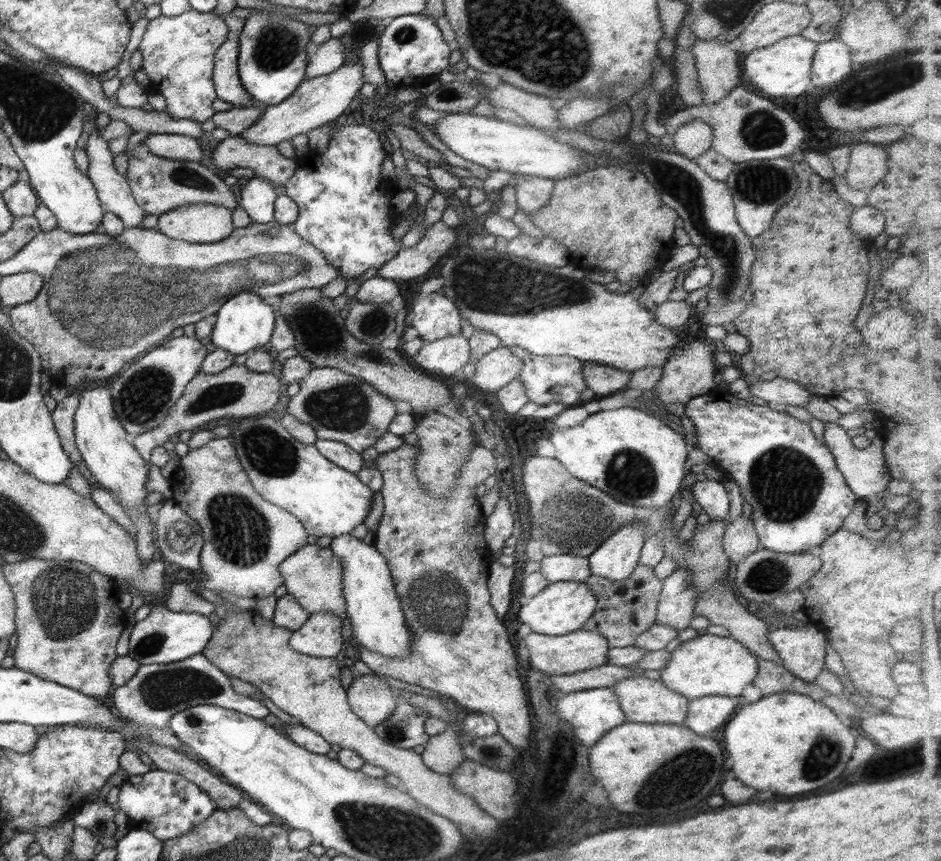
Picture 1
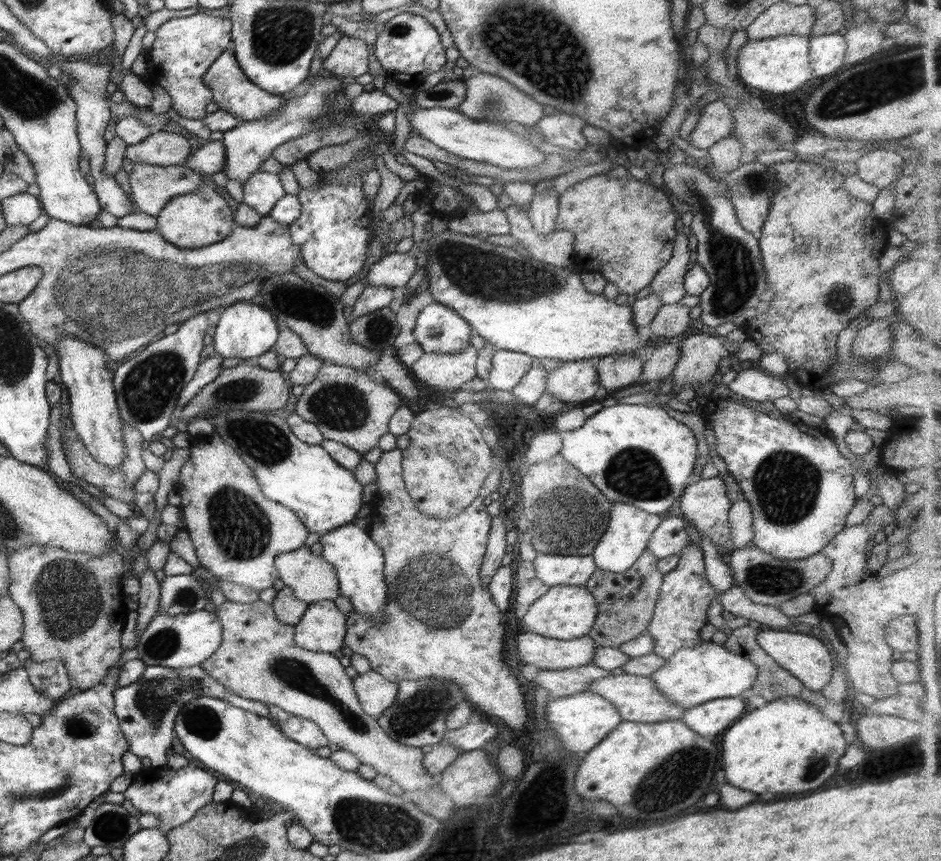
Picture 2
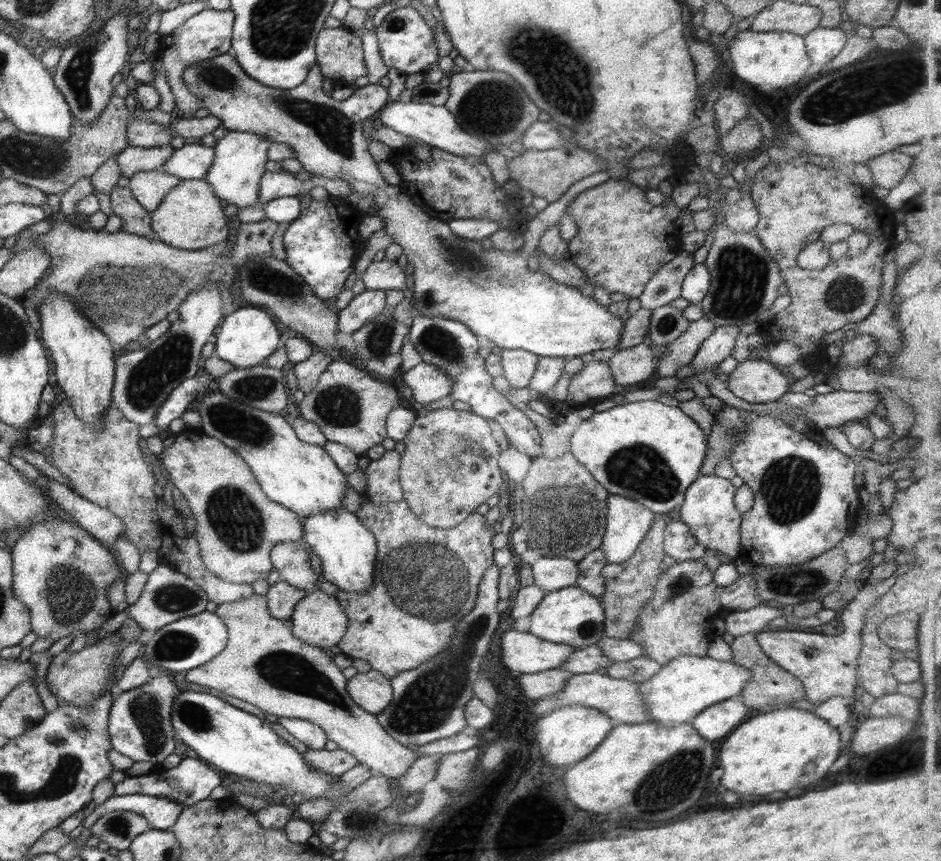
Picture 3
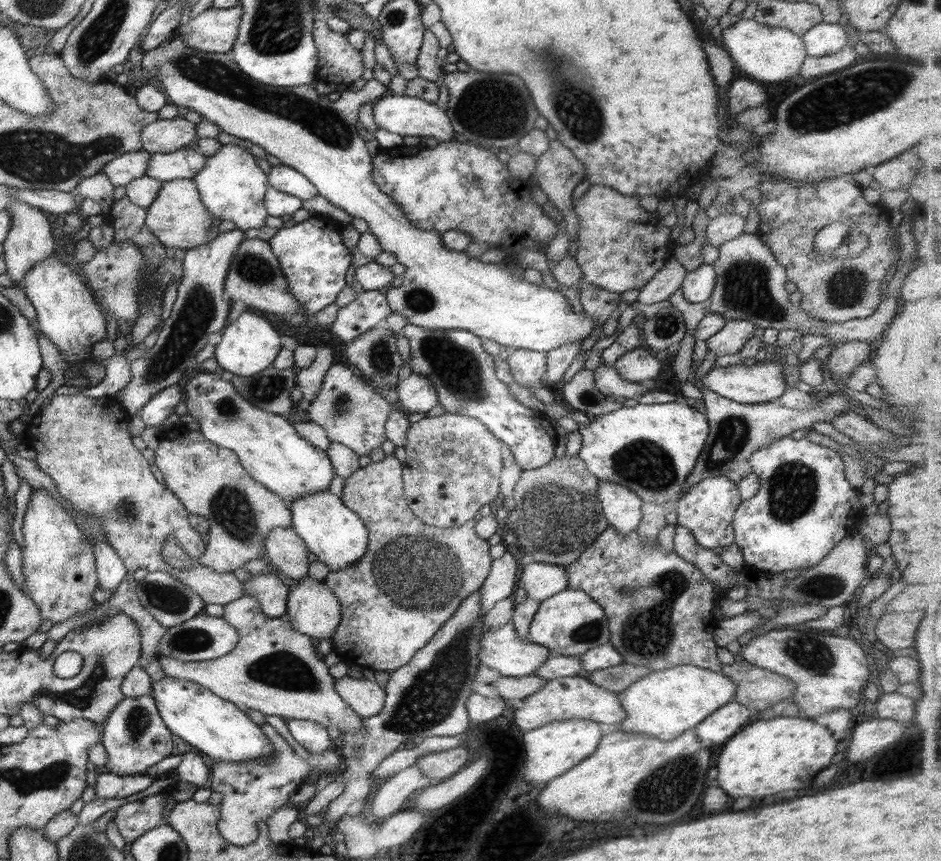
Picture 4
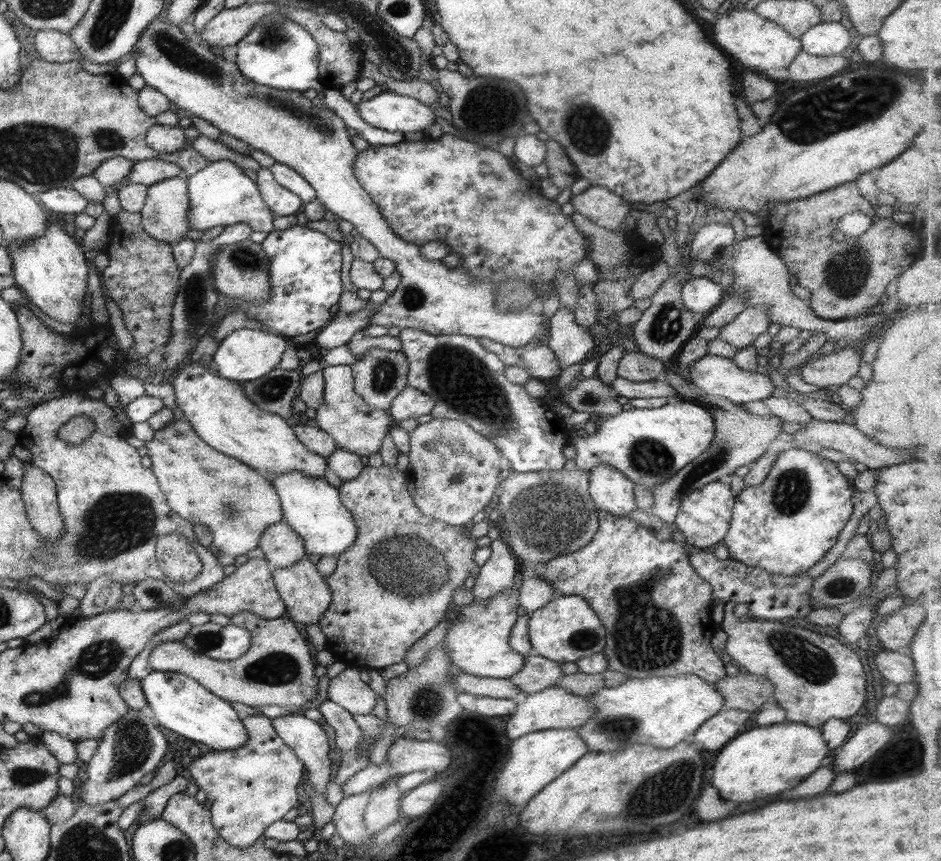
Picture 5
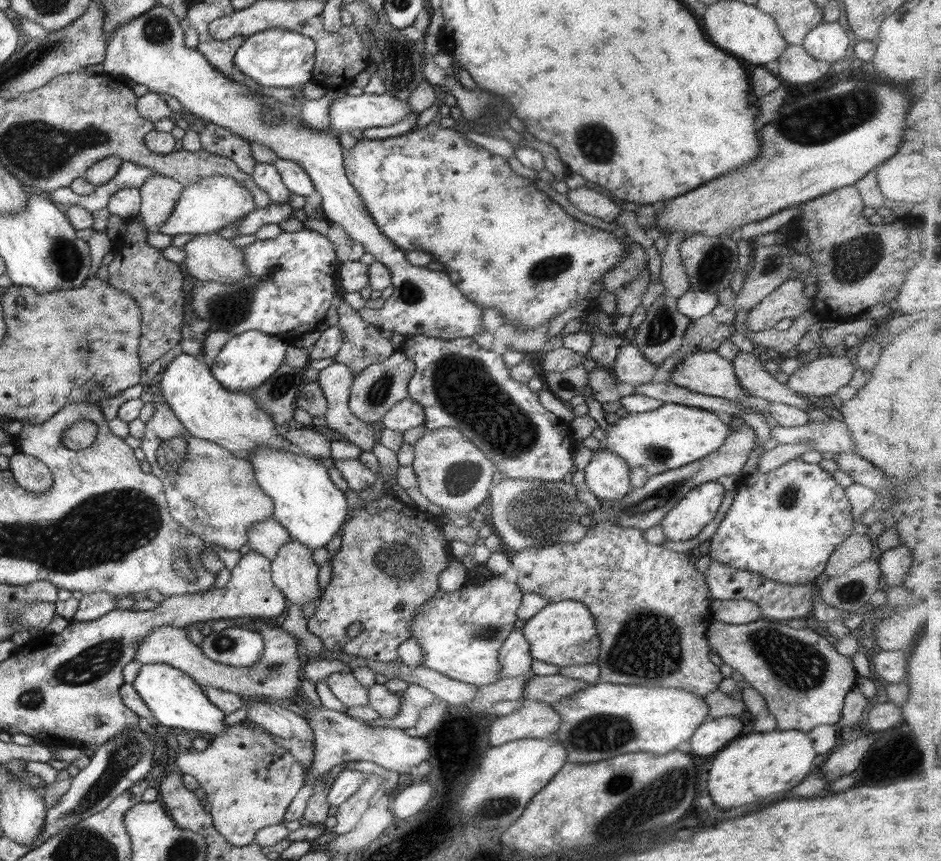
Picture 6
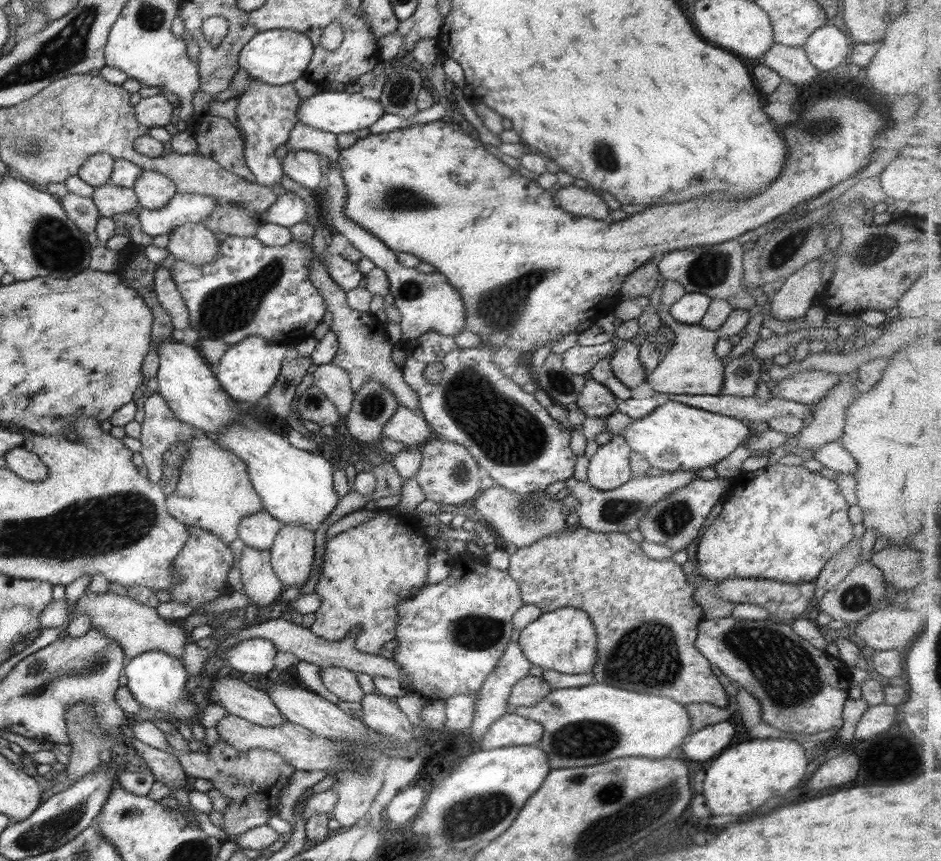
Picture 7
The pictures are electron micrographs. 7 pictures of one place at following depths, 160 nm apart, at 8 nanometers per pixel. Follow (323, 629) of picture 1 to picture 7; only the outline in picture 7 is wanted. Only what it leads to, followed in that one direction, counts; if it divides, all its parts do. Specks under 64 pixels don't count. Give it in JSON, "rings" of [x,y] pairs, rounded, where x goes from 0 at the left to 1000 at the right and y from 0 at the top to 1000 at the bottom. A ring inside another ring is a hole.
{"rings":[[[300,609],[290,626],[287,656],[301,683],[323,679],[333,650],[333,617],[322,610]]]}

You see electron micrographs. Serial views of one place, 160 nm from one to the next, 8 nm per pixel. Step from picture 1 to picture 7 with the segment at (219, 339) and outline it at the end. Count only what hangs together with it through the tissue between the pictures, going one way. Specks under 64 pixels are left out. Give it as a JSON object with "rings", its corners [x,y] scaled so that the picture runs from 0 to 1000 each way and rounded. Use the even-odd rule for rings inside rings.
{"rings":[[[273,390],[262,391],[245,401],[233,417],[233,422],[227,426],[228,440],[245,463],[274,470],[296,436],[304,404],[305,402],[282,398]]]}

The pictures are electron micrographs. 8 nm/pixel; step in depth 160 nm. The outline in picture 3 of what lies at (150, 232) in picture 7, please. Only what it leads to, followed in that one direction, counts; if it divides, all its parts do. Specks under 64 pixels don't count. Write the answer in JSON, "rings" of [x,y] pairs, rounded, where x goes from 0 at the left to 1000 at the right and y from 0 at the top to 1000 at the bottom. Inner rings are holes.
{"rings":[[[239,151],[236,160],[230,163],[226,186],[216,207],[223,216],[226,228],[234,233],[248,237],[253,243],[276,239],[274,214],[281,201],[281,189],[284,188],[283,174],[286,167],[288,167],[287,163],[274,156]]]}

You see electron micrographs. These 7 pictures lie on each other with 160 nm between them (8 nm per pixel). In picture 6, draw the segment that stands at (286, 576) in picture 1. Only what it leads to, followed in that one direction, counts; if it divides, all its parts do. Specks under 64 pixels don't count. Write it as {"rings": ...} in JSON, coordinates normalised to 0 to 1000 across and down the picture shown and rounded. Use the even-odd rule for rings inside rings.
{"rings":[[[289,600],[266,609],[261,613],[261,624],[266,639],[284,647],[287,652],[295,636],[309,626],[303,613]]]}

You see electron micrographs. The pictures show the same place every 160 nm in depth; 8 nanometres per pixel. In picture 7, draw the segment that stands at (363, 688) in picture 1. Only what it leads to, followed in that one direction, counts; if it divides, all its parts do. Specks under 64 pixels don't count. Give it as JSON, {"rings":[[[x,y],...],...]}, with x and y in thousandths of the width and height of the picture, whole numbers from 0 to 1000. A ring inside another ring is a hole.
{"rings":[[[340,775],[340,792],[352,805],[365,815],[383,815],[387,805],[379,793],[376,780],[360,775]]]}

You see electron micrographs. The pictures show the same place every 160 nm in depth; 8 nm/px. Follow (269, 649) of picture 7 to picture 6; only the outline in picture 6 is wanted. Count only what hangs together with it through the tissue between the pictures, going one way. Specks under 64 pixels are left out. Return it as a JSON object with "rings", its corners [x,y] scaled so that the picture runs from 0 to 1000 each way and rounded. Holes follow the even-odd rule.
{"rings":[[[242,728],[233,734],[225,733],[216,739],[215,758],[231,771],[241,774],[265,774],[278,761],[279,742],[265,728]]]}

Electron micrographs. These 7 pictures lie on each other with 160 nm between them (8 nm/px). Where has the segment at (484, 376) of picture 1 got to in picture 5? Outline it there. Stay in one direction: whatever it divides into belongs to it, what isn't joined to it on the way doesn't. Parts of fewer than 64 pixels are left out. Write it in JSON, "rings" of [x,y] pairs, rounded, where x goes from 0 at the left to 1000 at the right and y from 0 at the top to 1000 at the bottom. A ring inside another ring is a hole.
{"rings":[[[581,401],[558,405],[553,411],[550,424],[562,434],[563,440],[575,441],[593,438],[596,430],[593,416]]]}

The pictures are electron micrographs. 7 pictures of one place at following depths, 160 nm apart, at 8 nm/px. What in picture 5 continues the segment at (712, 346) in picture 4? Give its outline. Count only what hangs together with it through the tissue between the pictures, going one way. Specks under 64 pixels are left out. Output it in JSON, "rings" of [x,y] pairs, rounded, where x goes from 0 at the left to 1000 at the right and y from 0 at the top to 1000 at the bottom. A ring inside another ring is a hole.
{"rings":[[[802,354],[792,358],[780,372],[764,381],[762,393],[785,407],[796,403],[807,388],[814,386],[816,379],[813,354]]]}

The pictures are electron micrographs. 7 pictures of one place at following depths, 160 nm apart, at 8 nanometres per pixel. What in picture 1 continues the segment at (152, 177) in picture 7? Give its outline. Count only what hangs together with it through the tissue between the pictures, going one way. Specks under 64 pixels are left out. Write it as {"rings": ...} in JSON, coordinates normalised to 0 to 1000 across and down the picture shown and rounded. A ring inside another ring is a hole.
{"rings":[[[211,236],[183,242],[167,252],[165,267],[184,279],[220,283],[248,269],[245,245],[238,239]]]}

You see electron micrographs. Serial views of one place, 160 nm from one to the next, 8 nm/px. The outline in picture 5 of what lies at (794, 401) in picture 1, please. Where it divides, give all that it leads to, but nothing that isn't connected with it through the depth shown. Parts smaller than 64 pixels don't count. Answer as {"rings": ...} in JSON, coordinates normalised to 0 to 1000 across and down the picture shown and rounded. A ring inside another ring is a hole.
{"rings":[[[751,409],[745,416],[738,418],[731,430],[733,434],[732,445],[742,455],[773,462],[775,467],[781,470],[792,469],[792,467],[799,465],[811,465],[819,460],[823,452],[816,437],[785,430],[778,417],[753,412]]]}

